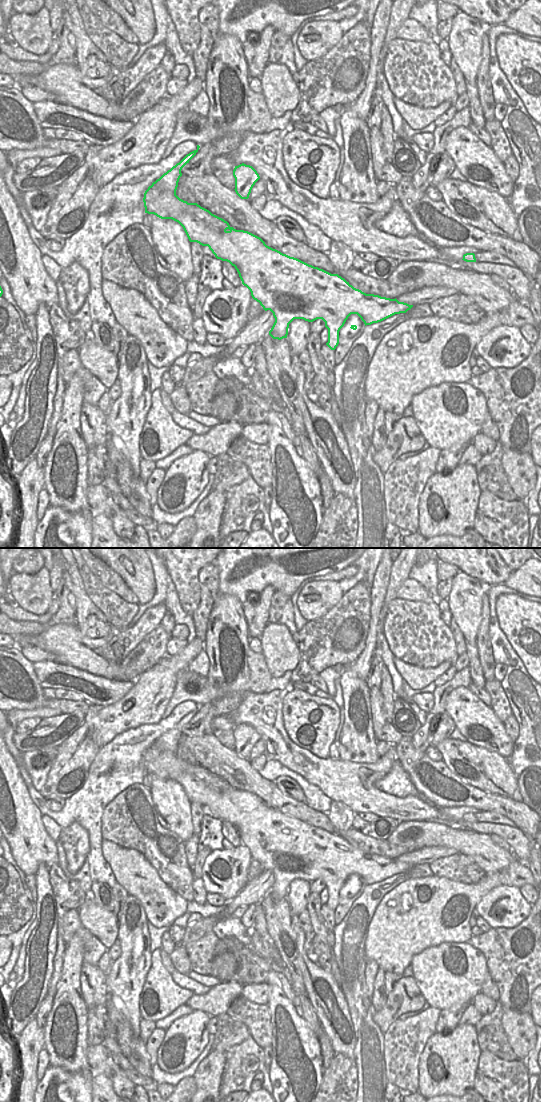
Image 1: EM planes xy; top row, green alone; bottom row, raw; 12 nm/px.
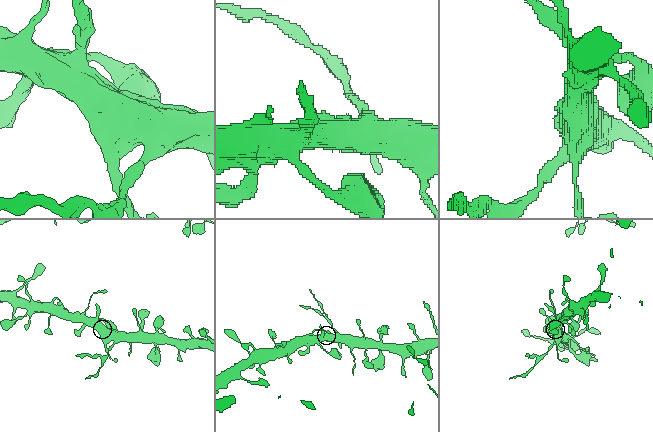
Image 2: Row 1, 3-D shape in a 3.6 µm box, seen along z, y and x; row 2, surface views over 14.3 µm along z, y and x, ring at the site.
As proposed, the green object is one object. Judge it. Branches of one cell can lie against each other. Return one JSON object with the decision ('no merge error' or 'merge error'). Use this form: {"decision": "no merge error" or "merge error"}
{"decision": "merge error"}

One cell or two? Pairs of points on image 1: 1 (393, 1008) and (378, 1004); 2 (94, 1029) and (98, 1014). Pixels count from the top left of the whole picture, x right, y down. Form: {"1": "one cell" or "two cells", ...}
{"1": "two cells", "2": "one cell"}

